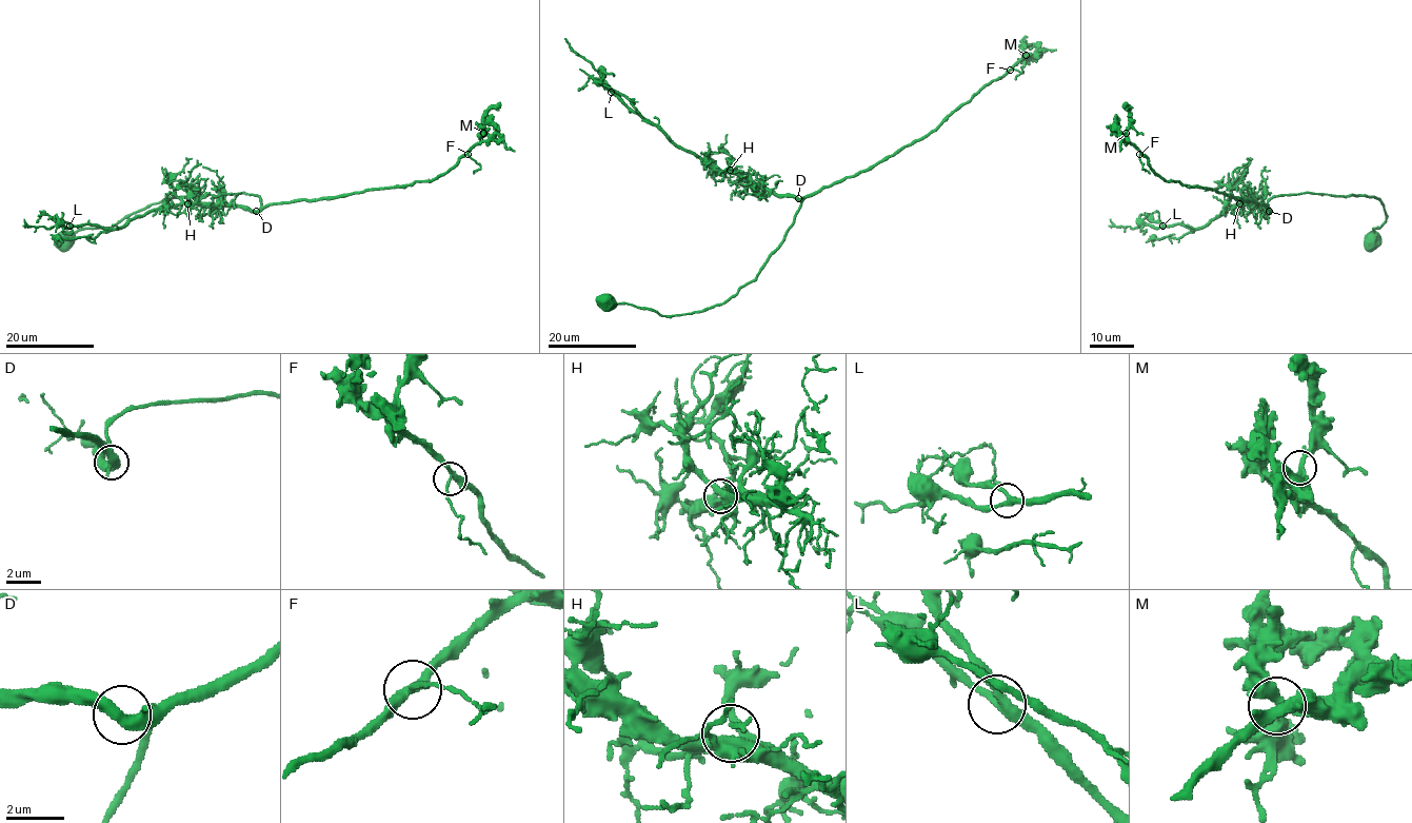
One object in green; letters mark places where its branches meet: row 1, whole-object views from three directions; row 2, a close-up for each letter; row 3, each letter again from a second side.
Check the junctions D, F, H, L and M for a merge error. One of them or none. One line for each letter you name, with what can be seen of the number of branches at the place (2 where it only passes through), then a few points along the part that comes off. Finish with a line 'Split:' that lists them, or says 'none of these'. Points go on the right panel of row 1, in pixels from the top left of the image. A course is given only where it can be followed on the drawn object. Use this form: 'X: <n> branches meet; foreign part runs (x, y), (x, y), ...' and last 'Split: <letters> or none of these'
Split: none of these

